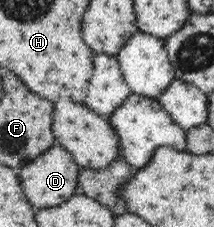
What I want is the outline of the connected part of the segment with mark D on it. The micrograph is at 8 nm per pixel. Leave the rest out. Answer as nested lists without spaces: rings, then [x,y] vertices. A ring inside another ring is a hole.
[[[61,144],[49,148],[45,153],[33,159],[29,165],[23,167],[21,173],[21,185],[23,191],[27,195],[27,199],[31,201],[31,205],[39,211],[39,209],[47,209],[47,207],[57,207],[64,204],[72,195],[78,193],[78,175],[80,166],[73,159],[73,156]]]

